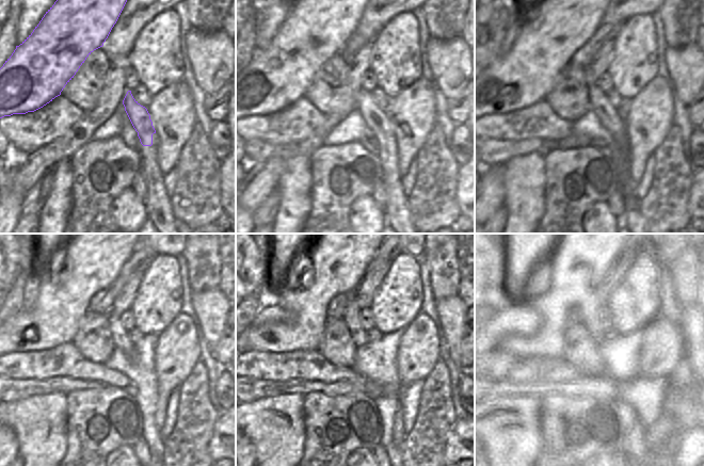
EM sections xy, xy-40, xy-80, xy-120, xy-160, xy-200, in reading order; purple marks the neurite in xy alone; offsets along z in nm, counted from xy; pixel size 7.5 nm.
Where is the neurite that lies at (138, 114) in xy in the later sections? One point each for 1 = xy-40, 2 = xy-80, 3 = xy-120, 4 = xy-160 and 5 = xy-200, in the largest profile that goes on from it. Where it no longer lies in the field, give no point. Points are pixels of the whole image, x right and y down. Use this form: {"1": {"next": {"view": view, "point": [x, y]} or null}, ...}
{"1": {"next": {"view": "xy-40", "point": [377, 119]}}, "2": {"next": {"view": "xy-80", "point": [610, 117]}}, "3": {"next": {"view": "xy-120", "point": [120, 335]}}, "4": {"next": {"view": "xy-160", "point": [351, 317]}}, "5": {"next": {"view": "xy-200", "point": [581, 255]}}}

